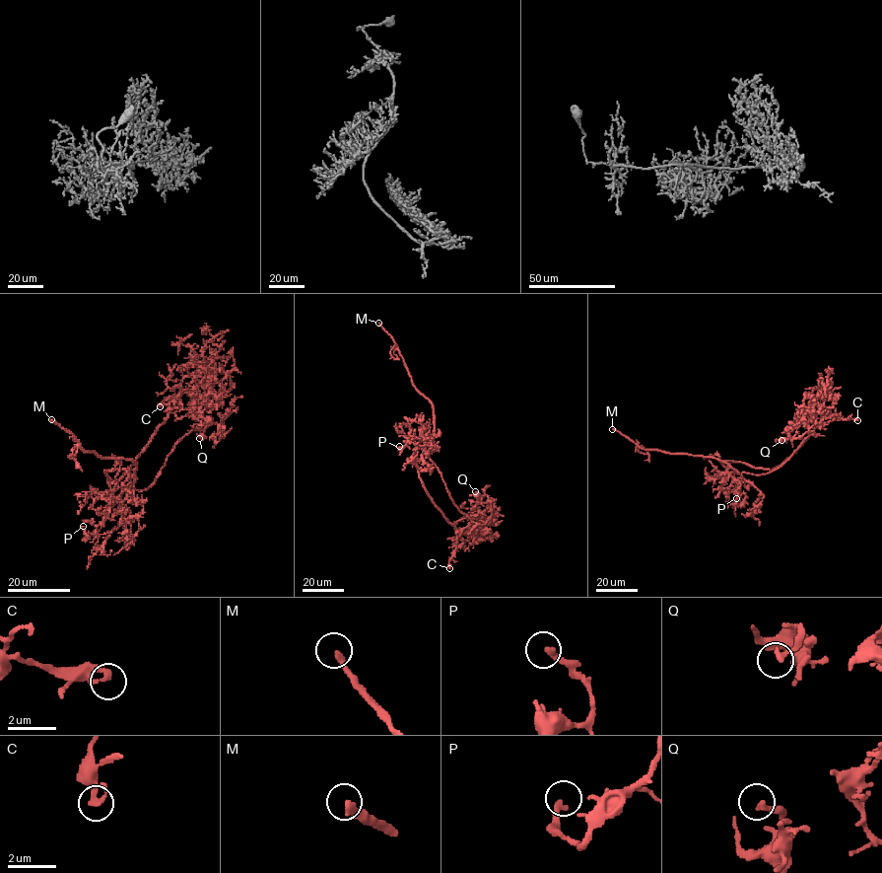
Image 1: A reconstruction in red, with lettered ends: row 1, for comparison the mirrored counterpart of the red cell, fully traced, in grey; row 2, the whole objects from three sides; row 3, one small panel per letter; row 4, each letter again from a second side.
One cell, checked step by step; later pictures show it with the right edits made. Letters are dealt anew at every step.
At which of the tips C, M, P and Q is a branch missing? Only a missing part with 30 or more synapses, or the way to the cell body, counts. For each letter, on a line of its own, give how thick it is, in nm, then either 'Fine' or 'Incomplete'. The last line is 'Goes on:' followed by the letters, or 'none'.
C: Thickness 240 nm. Fine
M: Thickness 260 nm. Incomplete
P: Thickness 260 nm. Fine
Q: Thickness 240 nm. Fine
Goes on: M

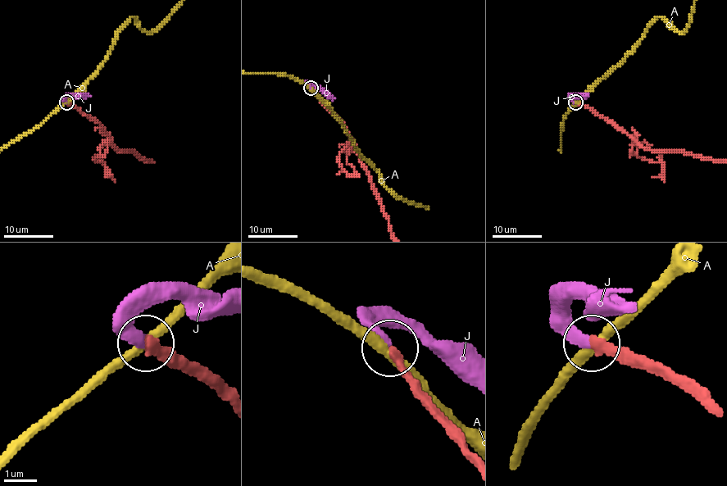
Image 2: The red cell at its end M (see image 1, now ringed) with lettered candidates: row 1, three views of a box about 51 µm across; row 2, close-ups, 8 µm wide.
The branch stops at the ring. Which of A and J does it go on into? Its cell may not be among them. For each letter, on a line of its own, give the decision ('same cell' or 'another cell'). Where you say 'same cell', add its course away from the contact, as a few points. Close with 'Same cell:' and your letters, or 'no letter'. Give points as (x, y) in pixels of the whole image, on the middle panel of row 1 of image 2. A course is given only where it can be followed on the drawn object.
A: another cell
J: same cell; course (311, 87), (311, 84), (316, 84), (333, 98)
Same cell: J

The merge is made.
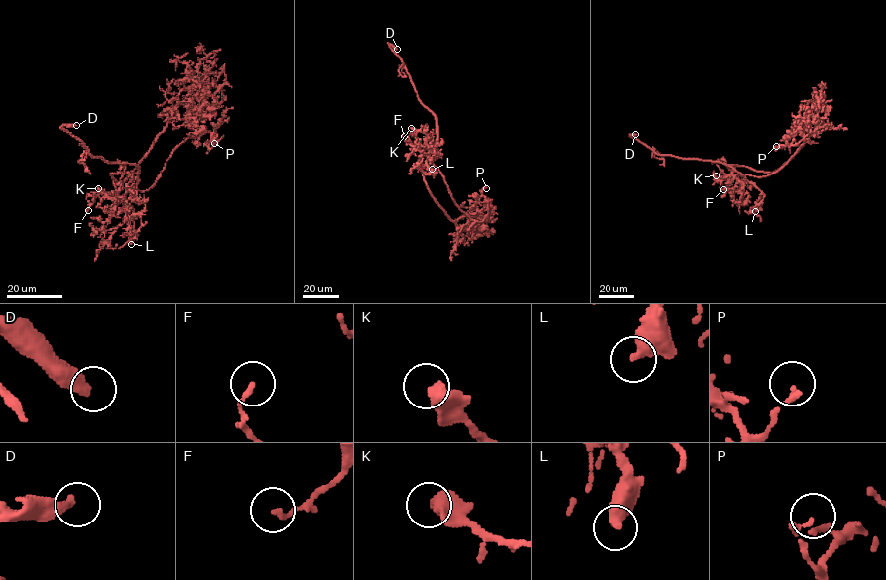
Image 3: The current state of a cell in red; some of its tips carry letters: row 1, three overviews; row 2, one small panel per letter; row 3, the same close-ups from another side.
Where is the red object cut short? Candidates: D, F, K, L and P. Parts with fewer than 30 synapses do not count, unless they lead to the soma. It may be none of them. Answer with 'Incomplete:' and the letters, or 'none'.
Incomplete: D

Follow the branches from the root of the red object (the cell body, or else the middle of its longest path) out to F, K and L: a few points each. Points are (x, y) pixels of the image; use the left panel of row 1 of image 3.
F: (130, 173), (134, 182), (132, 187), (121, 187), (113, 192), (96, 191), (88, 210)
K: (130, 173), (134, 182), (123, 197), (107, 197), (98, 188)
L: (130, 173), (137, 174), (137, 184), (122, 196), (122, 201), (133, 208), (131, 244)

